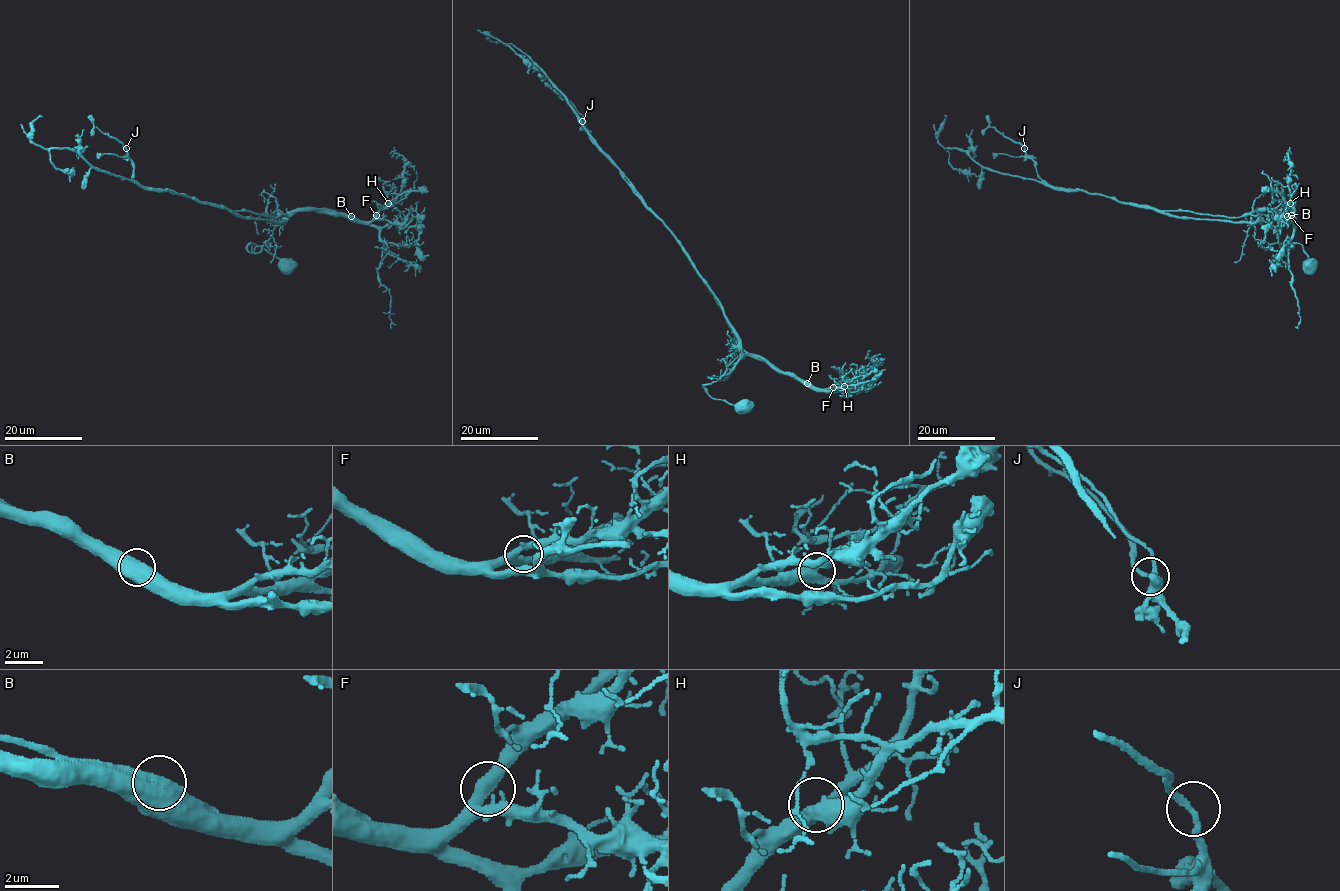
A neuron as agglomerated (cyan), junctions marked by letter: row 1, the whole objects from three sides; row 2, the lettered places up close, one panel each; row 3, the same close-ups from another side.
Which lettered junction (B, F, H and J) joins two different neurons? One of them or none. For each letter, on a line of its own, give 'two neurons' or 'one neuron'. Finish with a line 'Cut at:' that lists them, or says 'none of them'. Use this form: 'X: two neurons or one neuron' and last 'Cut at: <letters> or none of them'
B: two neurons
F: one neuron
H: one neuron
J: one neuron
Cut at: B

